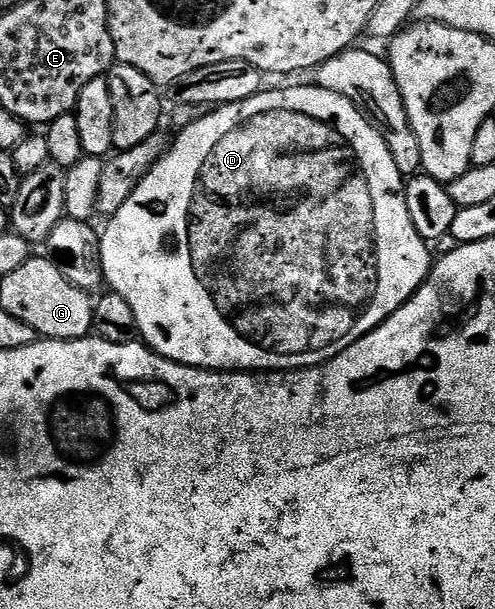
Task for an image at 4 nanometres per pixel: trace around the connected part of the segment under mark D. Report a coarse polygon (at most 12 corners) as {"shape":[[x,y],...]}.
{"shape":[[366,112],[187,124],[100,232],[184,367],[297,373],[431,270]]}

